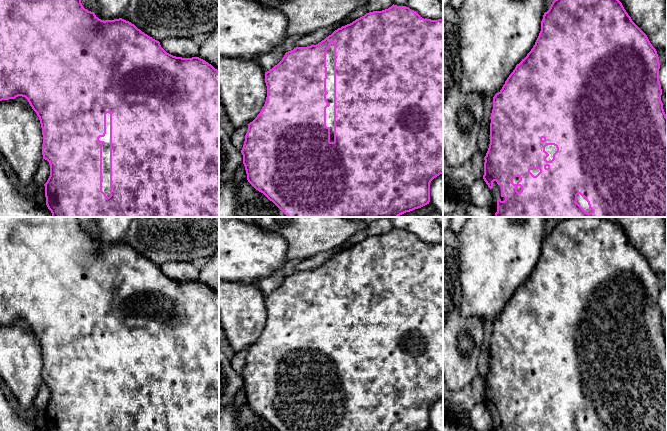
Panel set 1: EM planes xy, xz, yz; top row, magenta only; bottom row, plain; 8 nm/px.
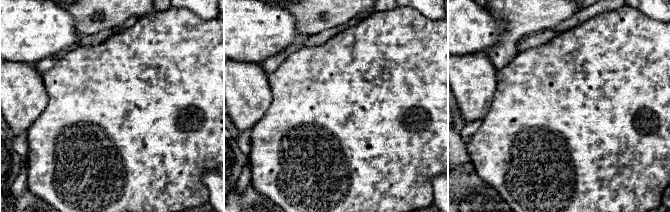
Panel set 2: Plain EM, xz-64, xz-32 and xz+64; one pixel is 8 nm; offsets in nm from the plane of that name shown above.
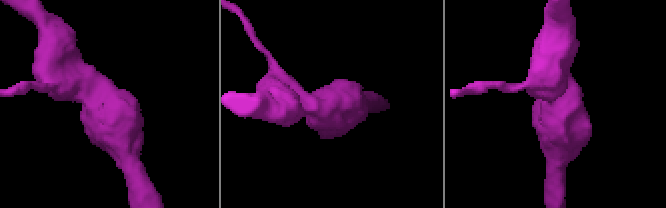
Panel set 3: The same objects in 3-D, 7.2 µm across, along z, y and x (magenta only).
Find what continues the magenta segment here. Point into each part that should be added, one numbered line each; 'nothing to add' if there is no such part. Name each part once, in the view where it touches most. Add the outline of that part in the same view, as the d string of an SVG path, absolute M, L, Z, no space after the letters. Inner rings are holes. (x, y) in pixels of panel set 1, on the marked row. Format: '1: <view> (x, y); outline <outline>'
1: xz (330, 52); outline M334 44L326 52L326 99L330 106L326 108L326 126L330 128L330 142L334 142Z

